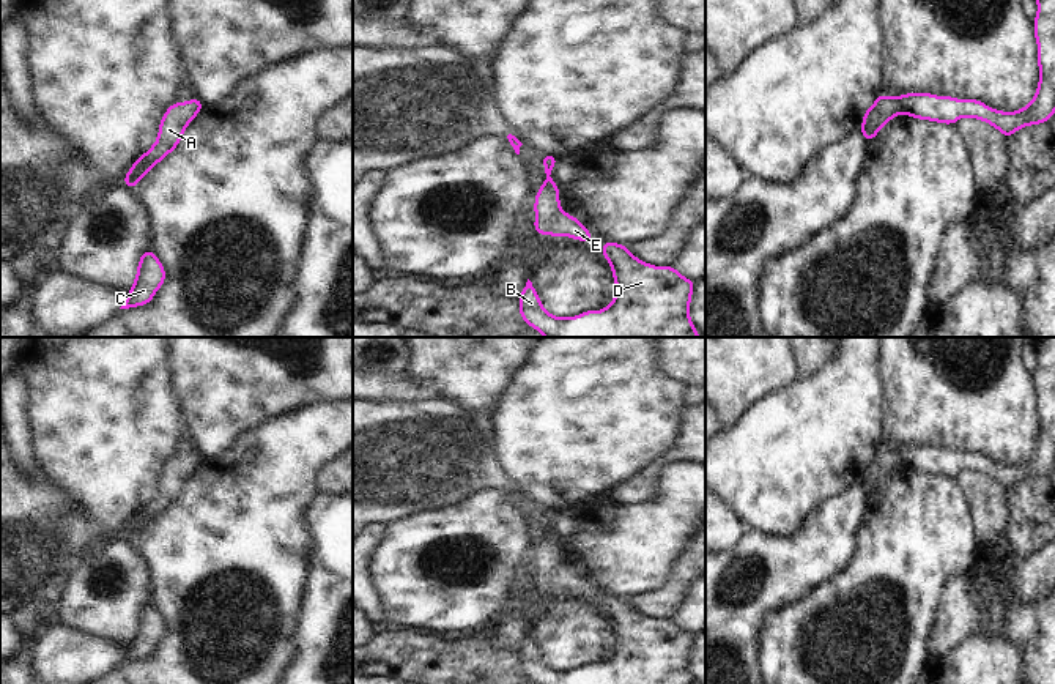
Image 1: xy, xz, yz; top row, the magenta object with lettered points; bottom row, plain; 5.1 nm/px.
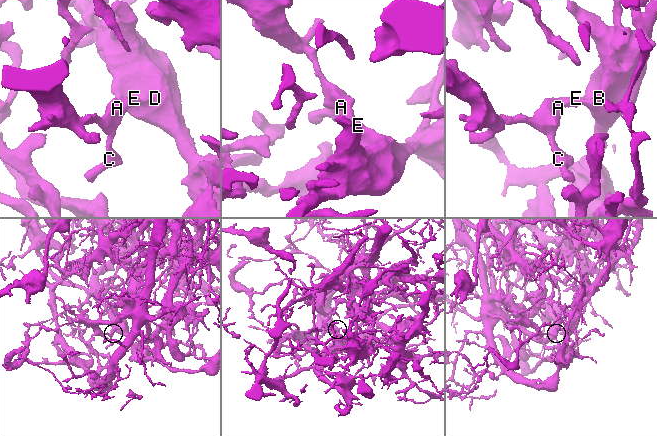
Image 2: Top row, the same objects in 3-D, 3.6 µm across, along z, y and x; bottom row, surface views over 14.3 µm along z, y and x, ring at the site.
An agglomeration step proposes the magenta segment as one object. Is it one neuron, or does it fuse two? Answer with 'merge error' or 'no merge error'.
merge error

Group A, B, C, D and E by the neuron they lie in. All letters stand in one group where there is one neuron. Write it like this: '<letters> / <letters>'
A C / B D E

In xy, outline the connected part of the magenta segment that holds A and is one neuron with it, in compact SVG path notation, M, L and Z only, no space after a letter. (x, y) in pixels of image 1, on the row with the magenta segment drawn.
M197 98L173 102L161 118L157 140L131 165L121 183L135 189L142 177L180 145L187 125L203 107L205 104Z

